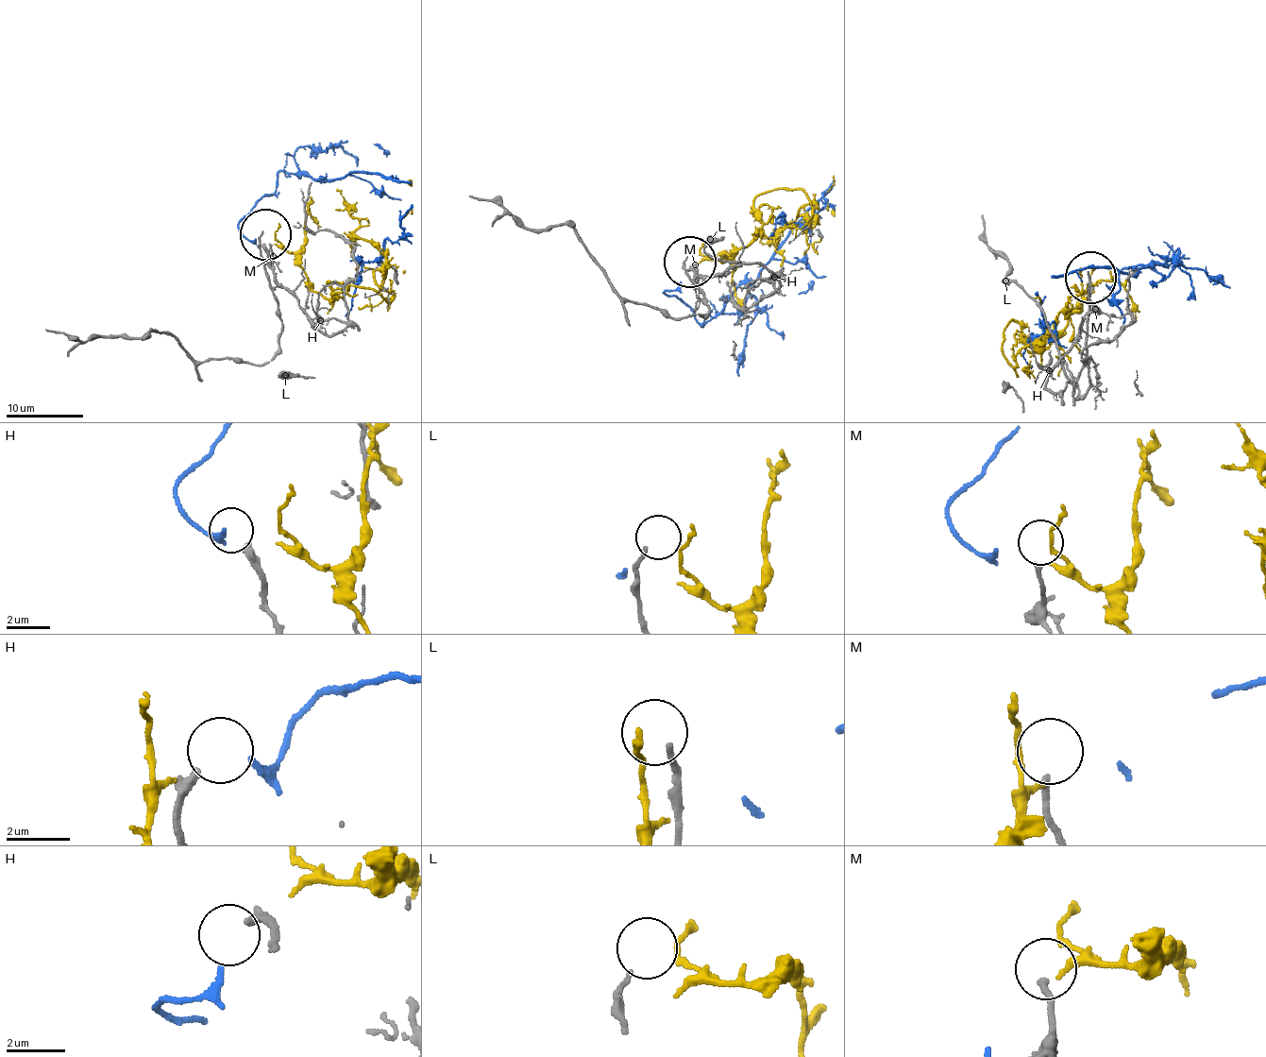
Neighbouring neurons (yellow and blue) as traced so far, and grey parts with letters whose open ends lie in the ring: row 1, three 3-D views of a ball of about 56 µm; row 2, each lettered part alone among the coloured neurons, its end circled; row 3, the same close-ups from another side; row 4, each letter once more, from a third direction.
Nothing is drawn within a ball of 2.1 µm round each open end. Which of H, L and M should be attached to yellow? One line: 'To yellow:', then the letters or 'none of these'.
To yellow: none of these

